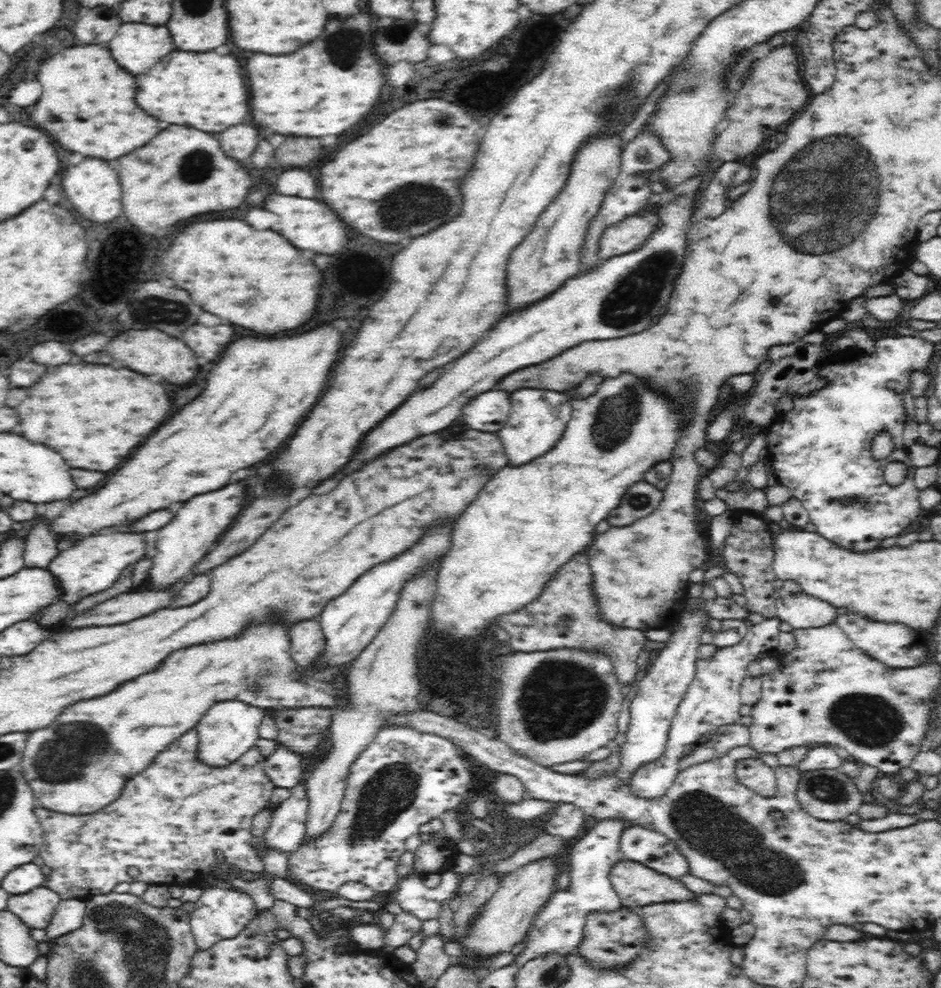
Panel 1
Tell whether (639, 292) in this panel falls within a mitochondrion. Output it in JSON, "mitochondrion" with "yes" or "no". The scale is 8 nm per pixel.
{"mitochondrion":"yes"}

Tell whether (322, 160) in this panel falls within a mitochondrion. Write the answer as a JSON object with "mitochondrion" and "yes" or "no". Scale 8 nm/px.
{"mitochondrion":"no"}

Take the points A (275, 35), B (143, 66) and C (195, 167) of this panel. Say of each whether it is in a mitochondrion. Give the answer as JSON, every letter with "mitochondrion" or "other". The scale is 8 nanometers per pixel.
{"A":"other","B":"other","C":"mitochondrion"}

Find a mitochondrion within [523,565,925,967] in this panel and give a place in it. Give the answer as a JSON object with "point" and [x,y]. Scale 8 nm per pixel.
{"point":[703,822]}

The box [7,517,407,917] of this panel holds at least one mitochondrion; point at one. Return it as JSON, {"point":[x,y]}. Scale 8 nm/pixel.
{"point":[64,757]}

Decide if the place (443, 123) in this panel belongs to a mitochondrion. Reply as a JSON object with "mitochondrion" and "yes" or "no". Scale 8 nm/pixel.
{"mitochondrion":"yes"}

